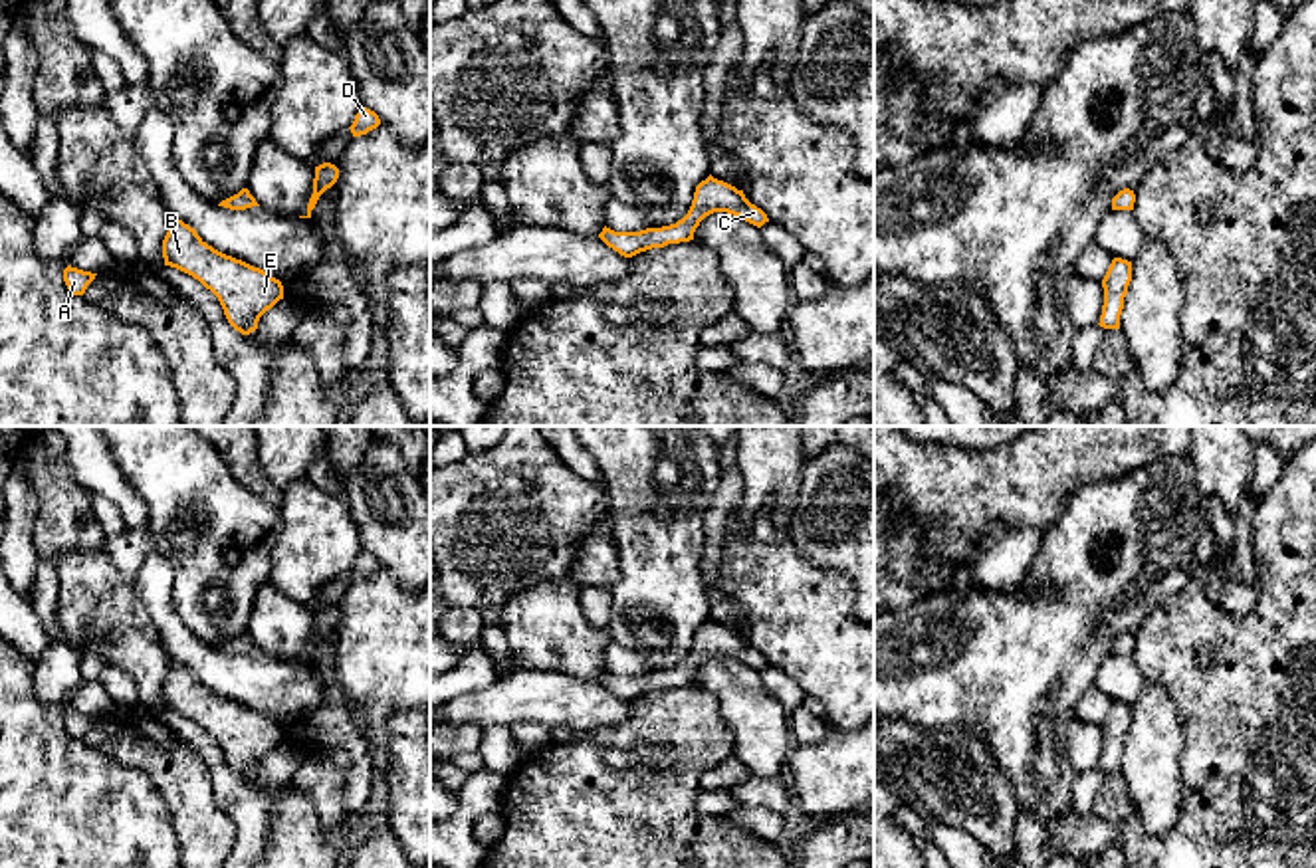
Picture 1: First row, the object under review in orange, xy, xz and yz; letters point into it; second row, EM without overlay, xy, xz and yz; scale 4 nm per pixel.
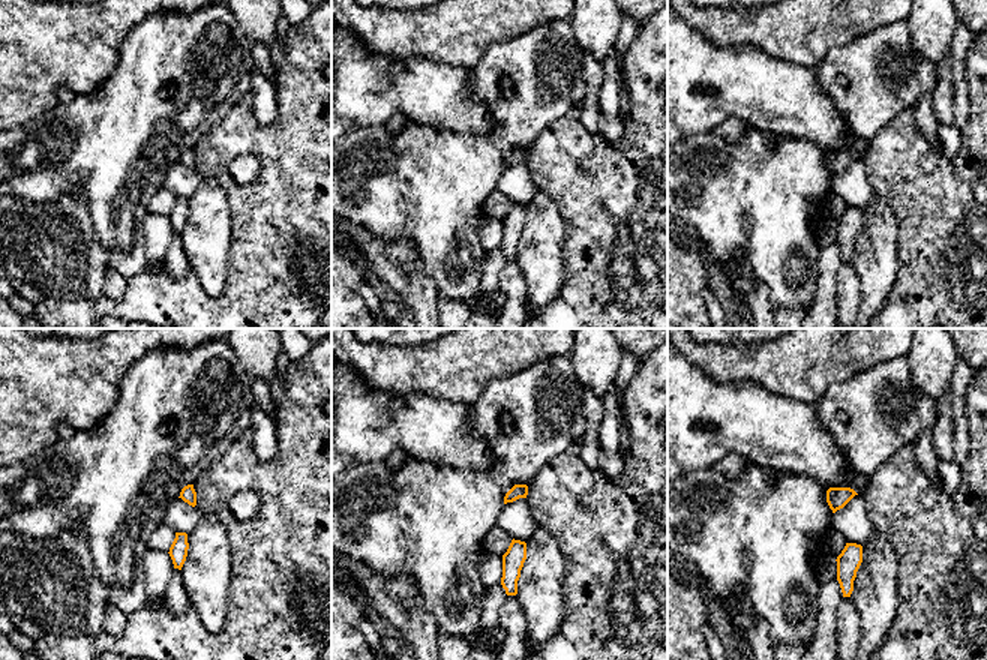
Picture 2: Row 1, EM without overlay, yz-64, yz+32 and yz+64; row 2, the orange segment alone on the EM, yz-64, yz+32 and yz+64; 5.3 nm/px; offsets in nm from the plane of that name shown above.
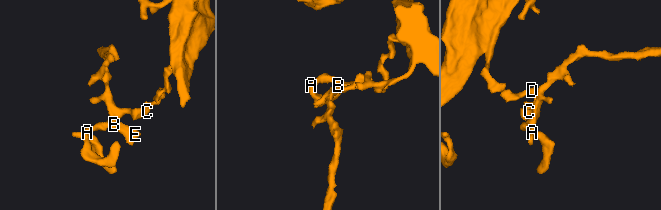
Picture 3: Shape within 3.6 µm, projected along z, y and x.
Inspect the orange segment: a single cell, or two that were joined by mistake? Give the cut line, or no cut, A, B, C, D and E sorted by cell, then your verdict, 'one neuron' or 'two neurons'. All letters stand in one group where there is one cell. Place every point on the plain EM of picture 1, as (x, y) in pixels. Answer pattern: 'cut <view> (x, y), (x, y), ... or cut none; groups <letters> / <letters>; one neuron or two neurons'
cut xz (676, 666), (684, 676), (684, 684); groups A B E / C D; two neurons

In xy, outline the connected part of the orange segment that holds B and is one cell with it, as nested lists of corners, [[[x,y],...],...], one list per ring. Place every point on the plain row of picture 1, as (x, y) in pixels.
[[[170,660],[163,684],[164,709],[176,711],[210,733],[242,779],[258,773],[260,761],[283,743],[283,729],[268,715],[208,690],[194,672]]]

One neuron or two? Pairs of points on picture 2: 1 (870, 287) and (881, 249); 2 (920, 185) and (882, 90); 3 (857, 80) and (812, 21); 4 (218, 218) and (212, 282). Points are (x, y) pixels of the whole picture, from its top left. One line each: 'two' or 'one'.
1: one
2: two
3: two
4: one

